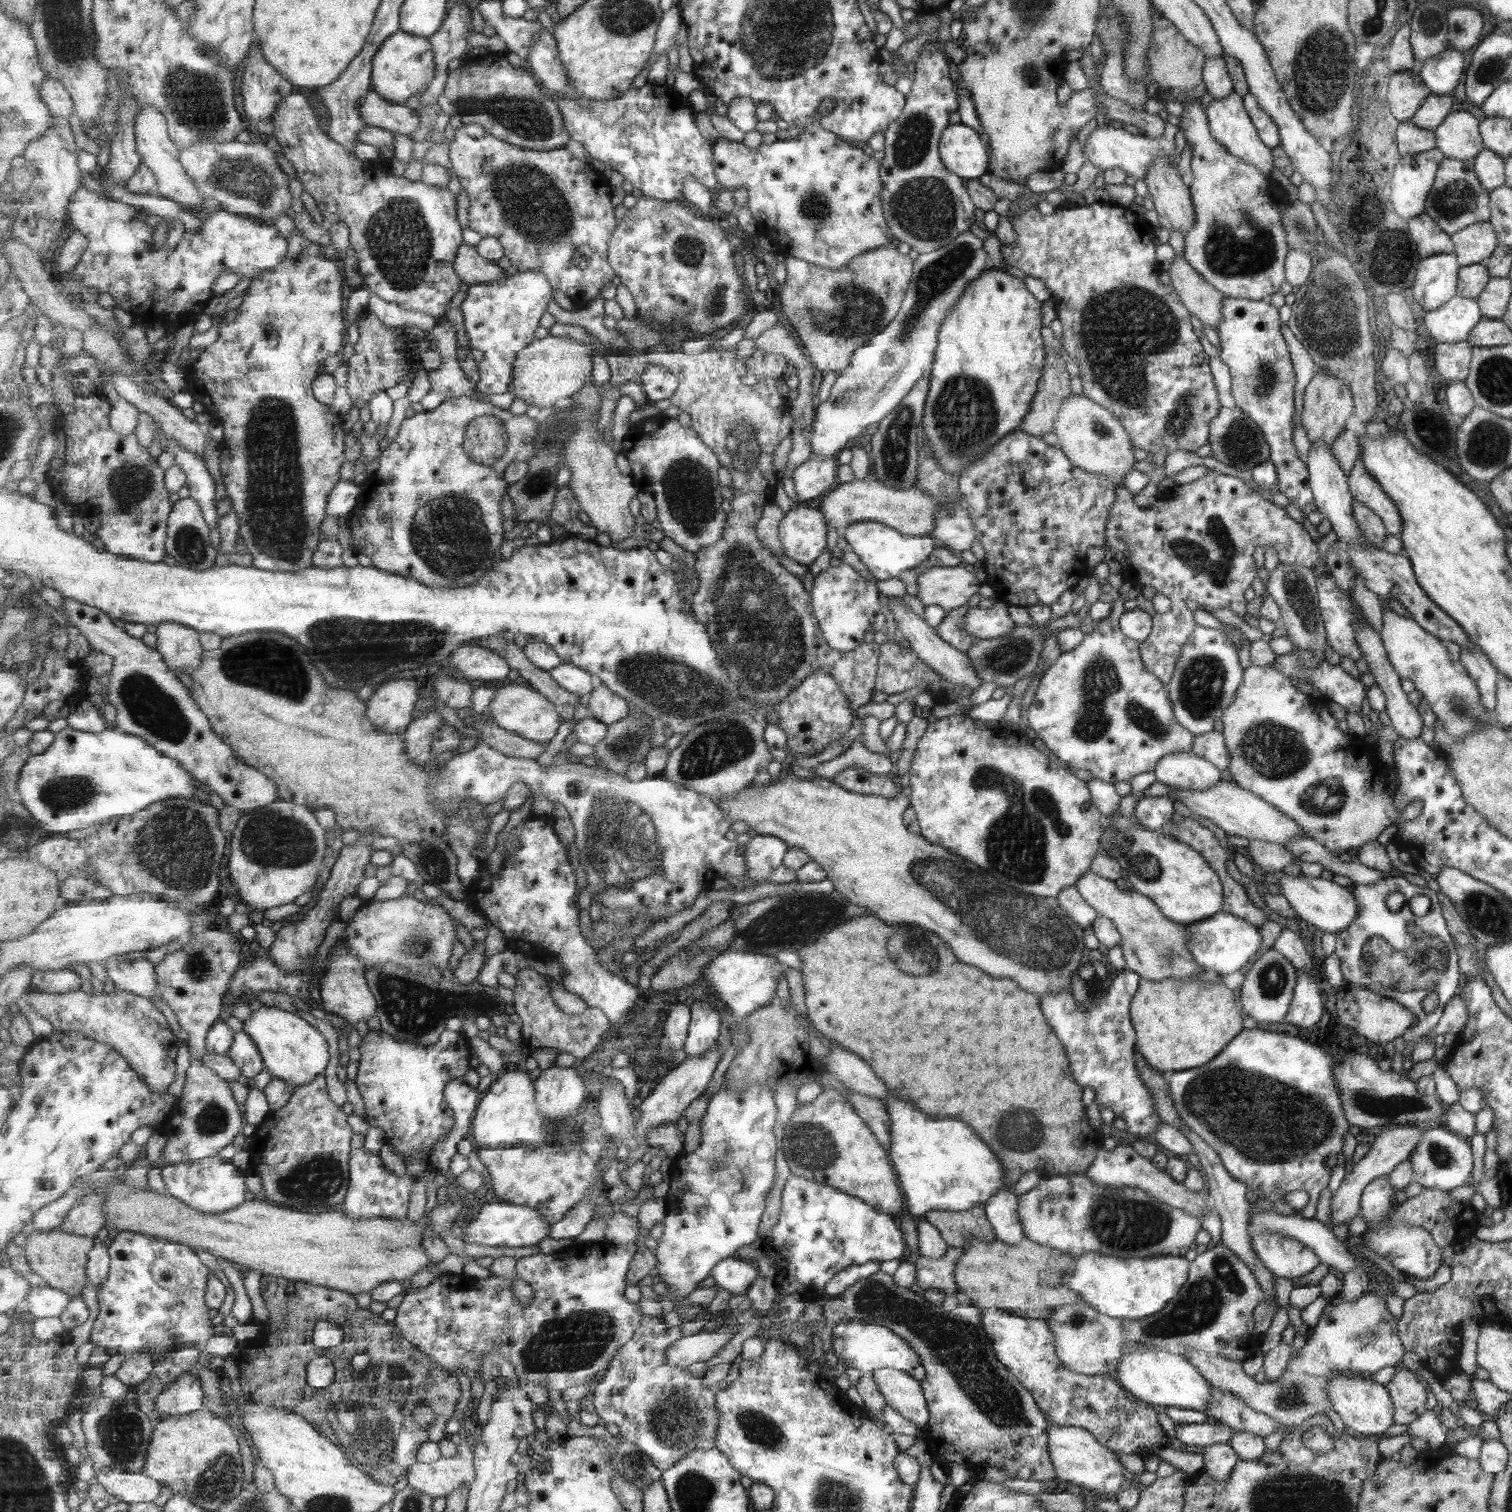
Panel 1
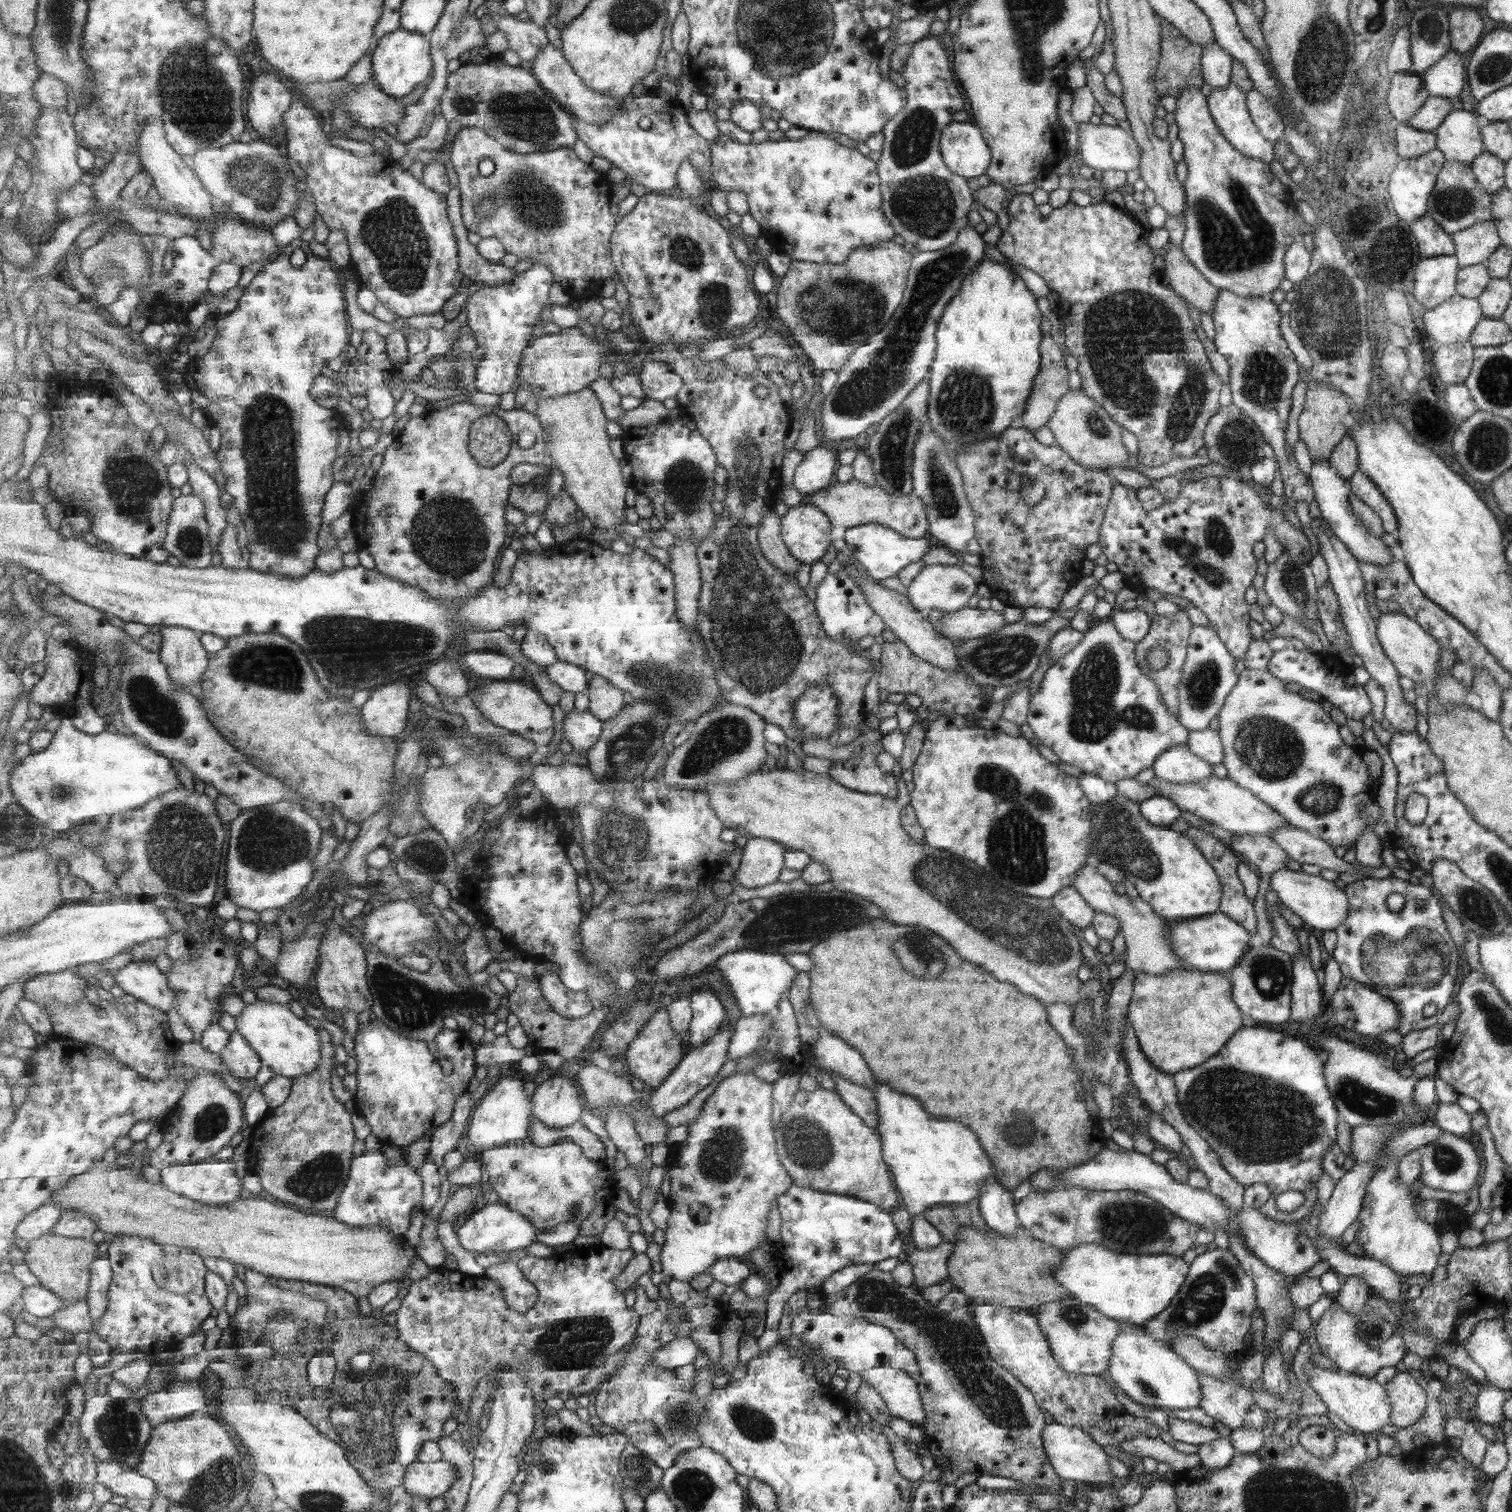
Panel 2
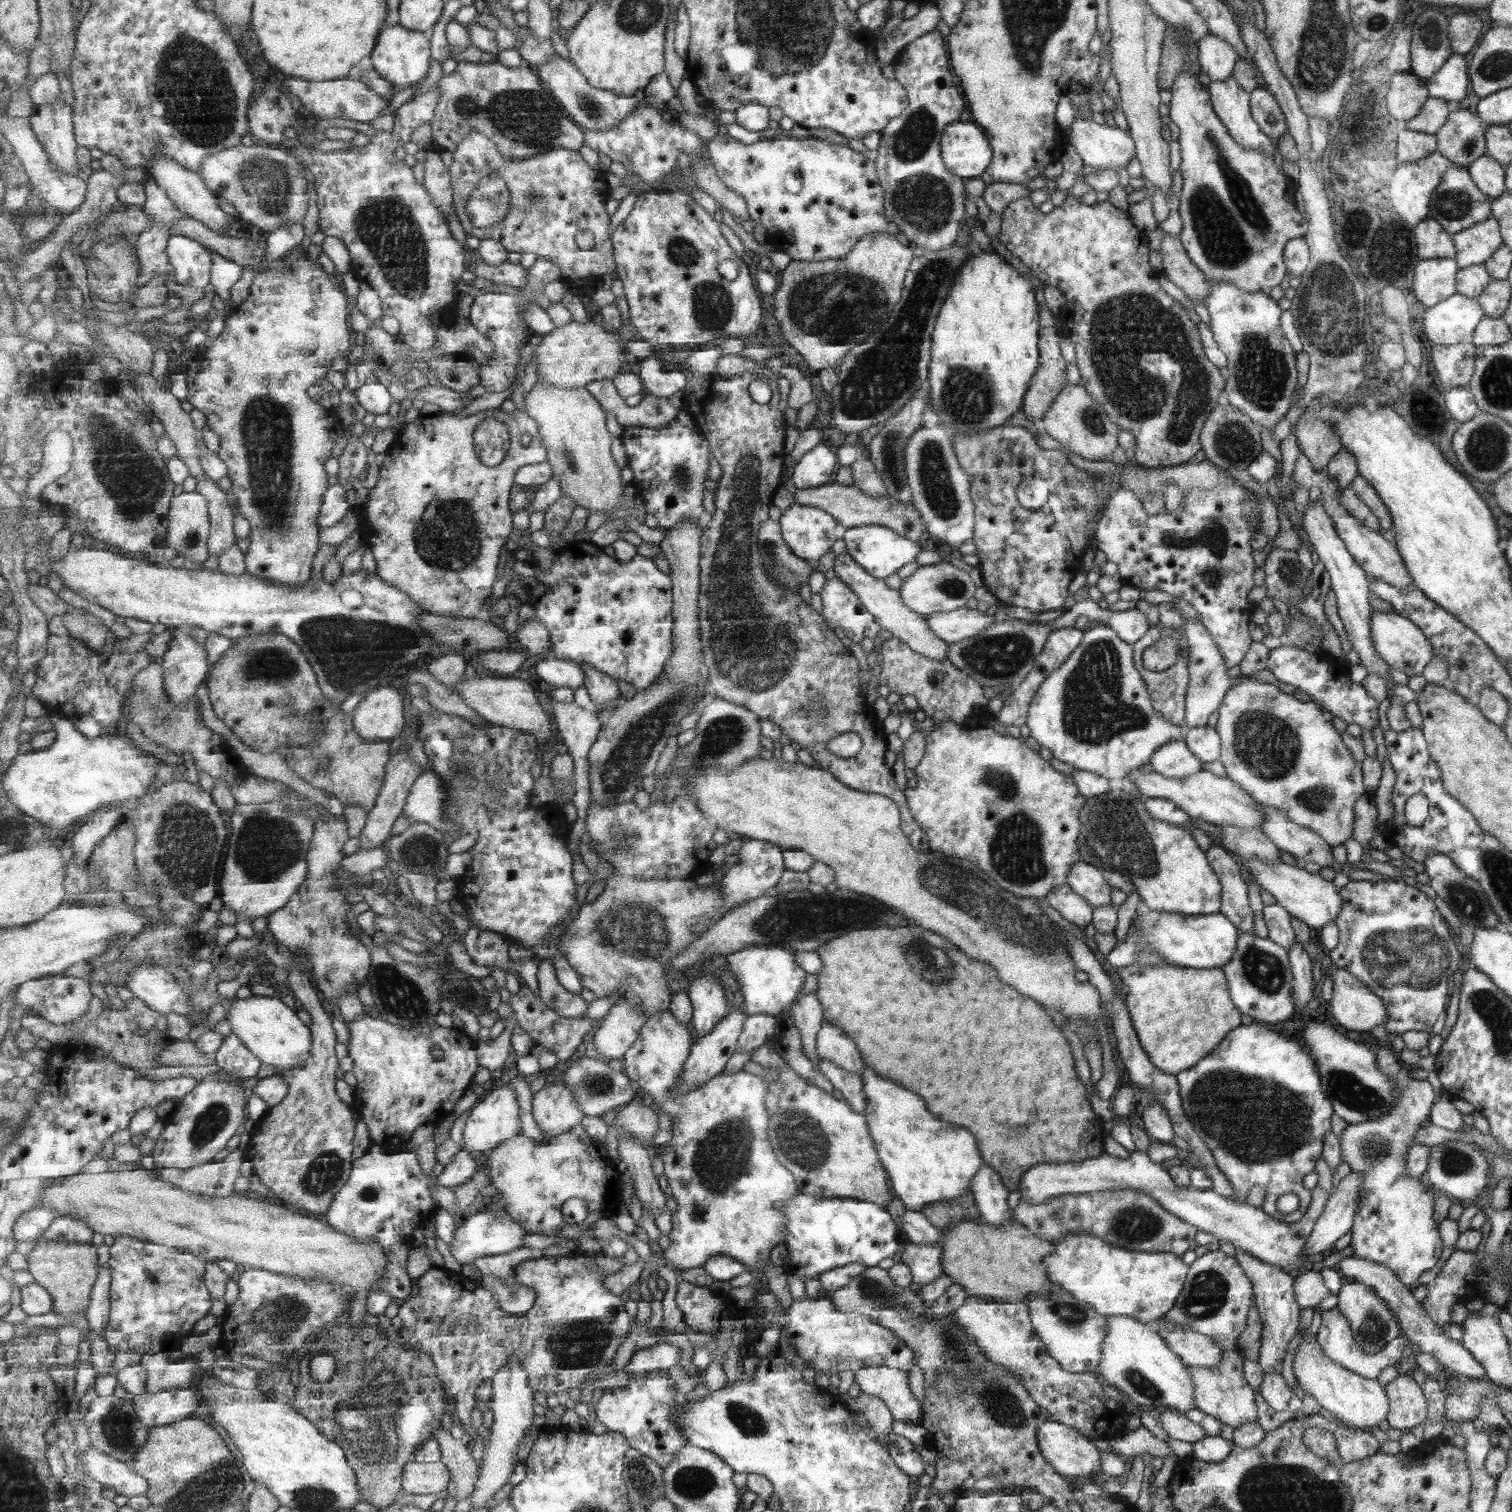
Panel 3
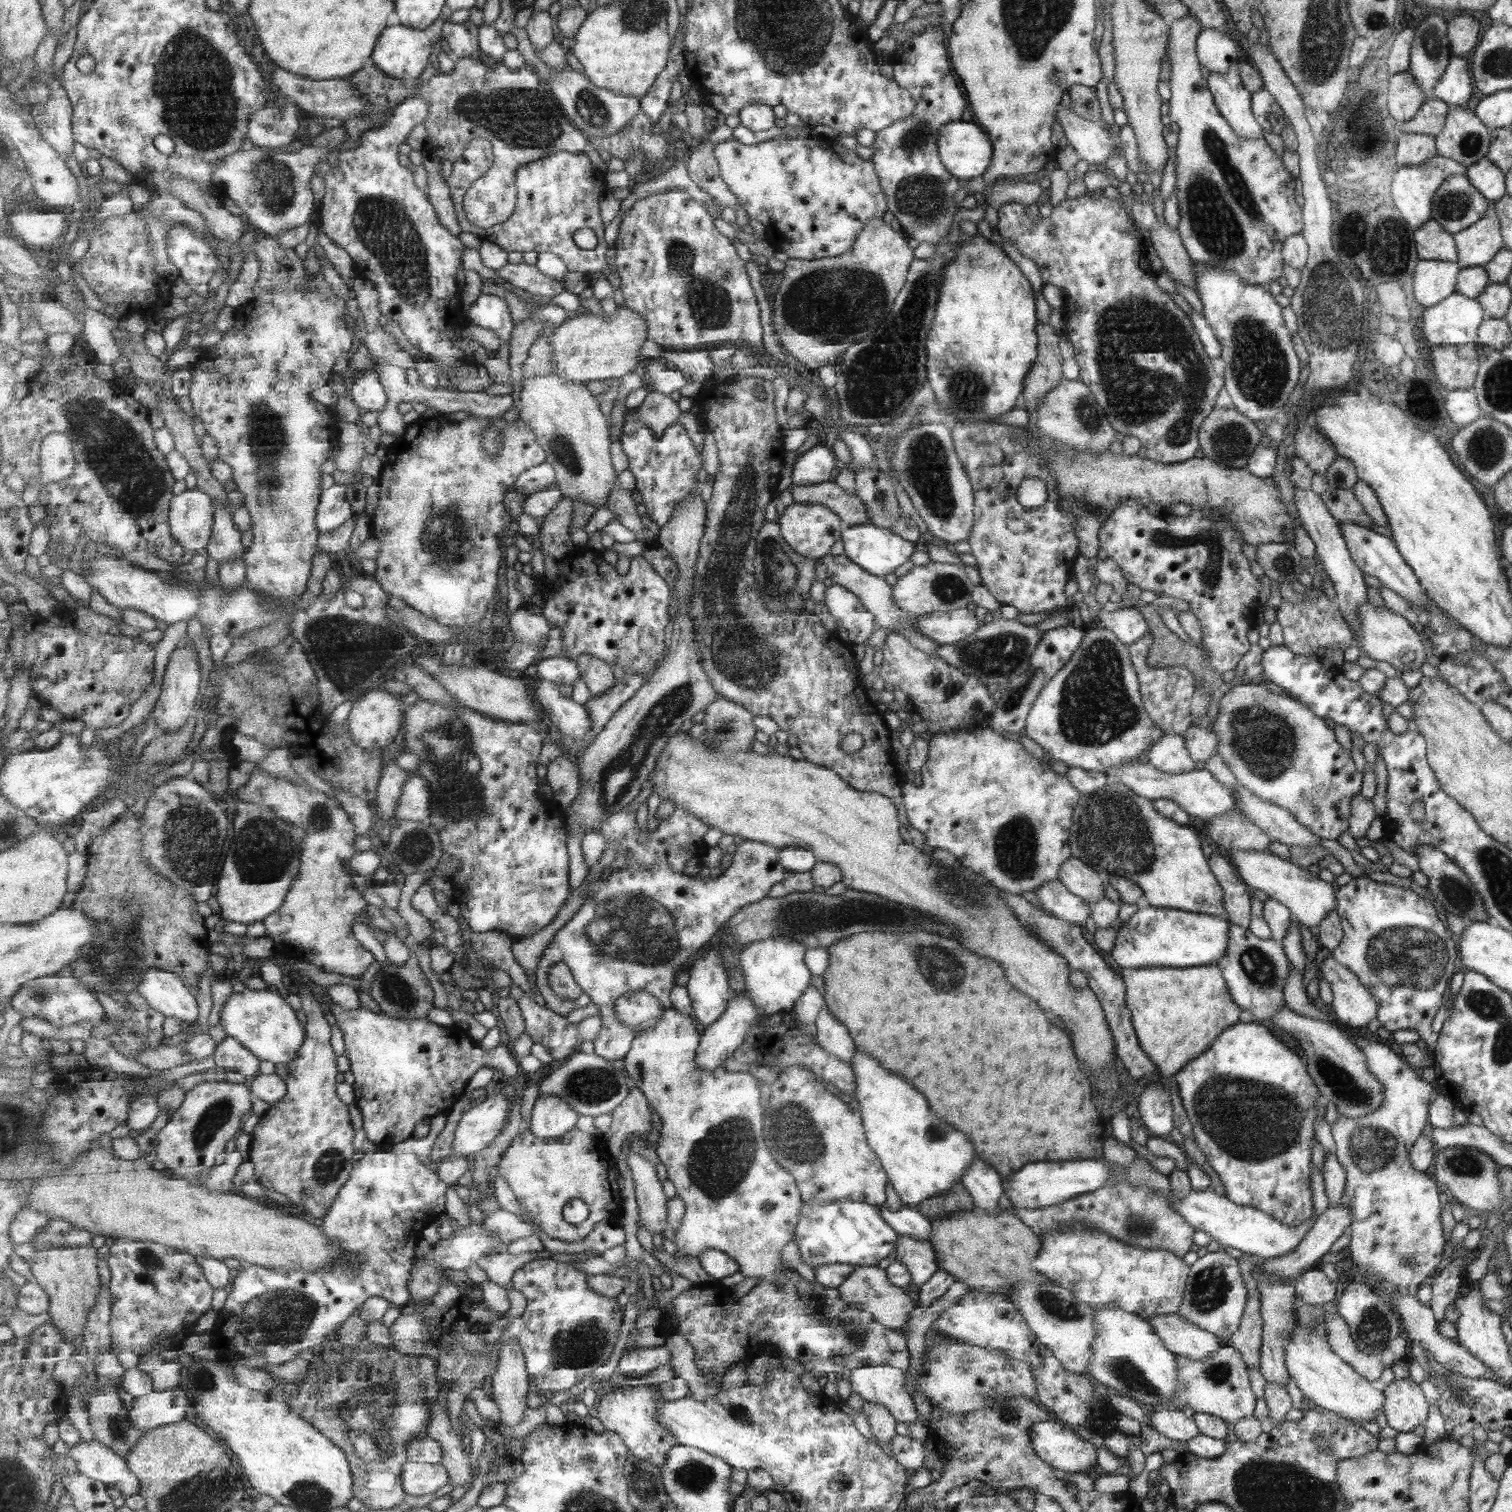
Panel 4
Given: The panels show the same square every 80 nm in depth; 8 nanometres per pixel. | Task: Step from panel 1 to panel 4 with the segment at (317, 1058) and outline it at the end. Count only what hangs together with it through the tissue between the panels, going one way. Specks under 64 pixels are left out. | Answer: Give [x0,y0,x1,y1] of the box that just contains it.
[220,987,306,1062]

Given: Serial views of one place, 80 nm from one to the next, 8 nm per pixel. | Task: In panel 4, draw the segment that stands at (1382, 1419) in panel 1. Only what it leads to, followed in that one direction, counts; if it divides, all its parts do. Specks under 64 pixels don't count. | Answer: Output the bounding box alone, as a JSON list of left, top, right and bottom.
[1283,1300,1385,1424]

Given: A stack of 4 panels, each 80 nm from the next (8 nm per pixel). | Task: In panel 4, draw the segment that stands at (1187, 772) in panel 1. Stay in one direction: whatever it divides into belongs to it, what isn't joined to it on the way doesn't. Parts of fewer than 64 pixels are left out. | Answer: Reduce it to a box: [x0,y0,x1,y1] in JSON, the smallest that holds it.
[1147,733,1193,774]

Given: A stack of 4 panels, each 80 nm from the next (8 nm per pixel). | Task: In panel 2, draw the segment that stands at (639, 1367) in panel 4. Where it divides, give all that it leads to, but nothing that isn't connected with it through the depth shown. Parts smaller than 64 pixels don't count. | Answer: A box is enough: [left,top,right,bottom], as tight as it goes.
[652,1336,702,1370]

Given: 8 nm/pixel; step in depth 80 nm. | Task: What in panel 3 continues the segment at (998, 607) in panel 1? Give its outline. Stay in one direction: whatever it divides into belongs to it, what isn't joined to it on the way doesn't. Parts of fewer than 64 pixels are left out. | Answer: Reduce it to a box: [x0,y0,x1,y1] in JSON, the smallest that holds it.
[924,607,993,644]

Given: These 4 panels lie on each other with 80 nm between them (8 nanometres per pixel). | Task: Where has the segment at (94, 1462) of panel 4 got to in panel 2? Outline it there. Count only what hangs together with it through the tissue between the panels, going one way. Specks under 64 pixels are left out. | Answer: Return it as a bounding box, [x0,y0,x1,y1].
[95,1459,157,1498]

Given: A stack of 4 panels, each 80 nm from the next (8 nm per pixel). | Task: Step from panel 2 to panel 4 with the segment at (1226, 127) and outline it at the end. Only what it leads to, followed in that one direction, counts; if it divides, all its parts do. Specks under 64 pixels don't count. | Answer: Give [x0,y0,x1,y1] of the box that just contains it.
[1205,59,1262,139]

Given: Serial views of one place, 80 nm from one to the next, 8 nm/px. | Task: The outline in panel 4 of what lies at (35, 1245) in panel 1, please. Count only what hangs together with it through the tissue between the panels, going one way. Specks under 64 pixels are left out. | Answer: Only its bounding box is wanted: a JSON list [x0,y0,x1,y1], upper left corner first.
[31,1246,101,1340]

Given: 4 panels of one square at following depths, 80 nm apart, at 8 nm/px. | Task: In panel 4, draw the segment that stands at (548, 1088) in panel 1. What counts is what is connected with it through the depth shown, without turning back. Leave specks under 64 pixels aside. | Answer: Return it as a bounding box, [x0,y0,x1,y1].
[528,1096,580,1141]

